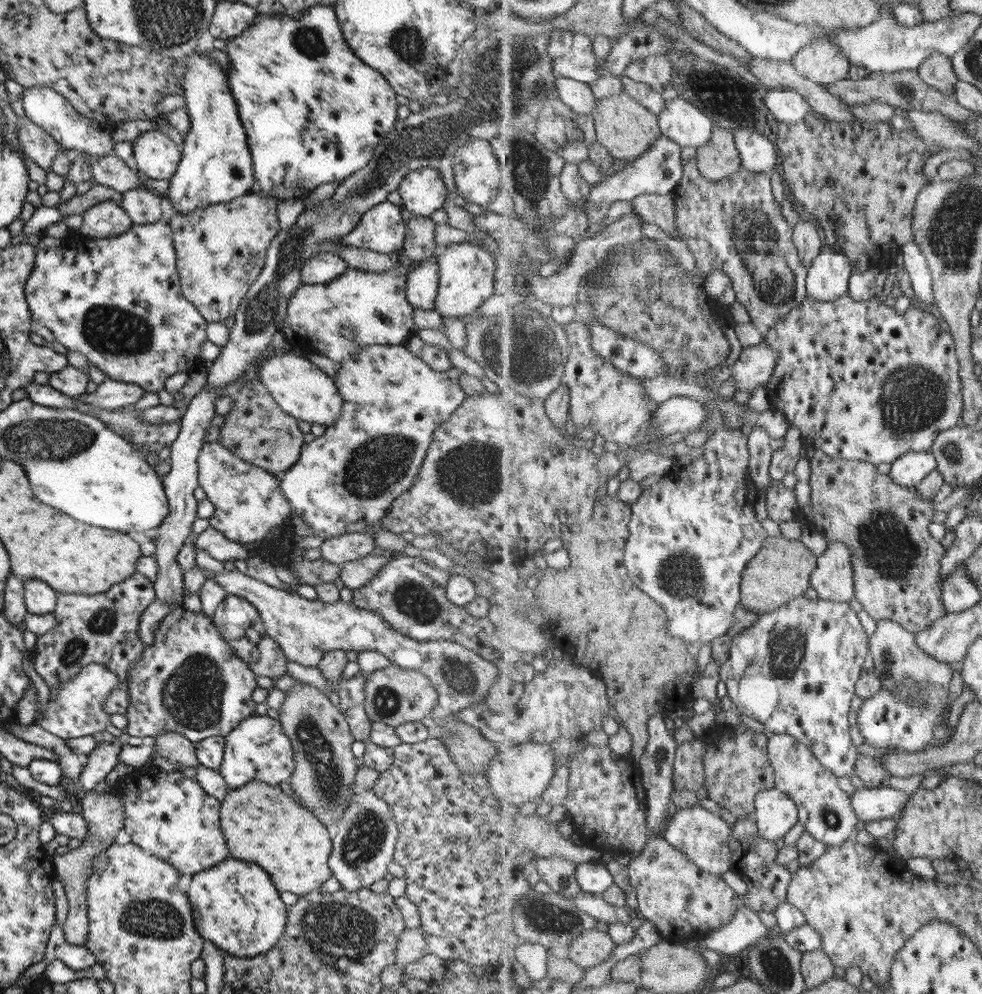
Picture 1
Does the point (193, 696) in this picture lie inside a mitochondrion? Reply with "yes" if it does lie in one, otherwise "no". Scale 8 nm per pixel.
yes

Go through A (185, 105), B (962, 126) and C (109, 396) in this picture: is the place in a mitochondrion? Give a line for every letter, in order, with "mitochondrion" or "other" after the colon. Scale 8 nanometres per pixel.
A: other
B: other
C: other

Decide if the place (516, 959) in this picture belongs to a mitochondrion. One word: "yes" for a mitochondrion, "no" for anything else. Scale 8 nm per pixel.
no

